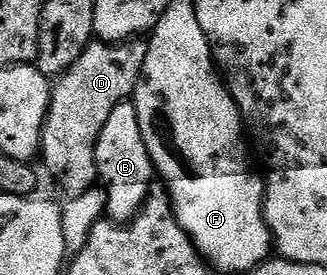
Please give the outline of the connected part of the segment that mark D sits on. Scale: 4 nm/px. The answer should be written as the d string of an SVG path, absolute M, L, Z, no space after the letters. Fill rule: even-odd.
M99 39L82 51L82 55L52 85L52 102L48 105L48 114L44 120L44 134L40 140L42 162L48 173L68 192L77 197L90 191L98 181L96 172L96 144L102 127L106 127L106 119L110 119L110 111L118 107L118 103L129 100L136 92L136 84L140 82L142 67L146 63L147 40L133 39L123 43L105 43Z

